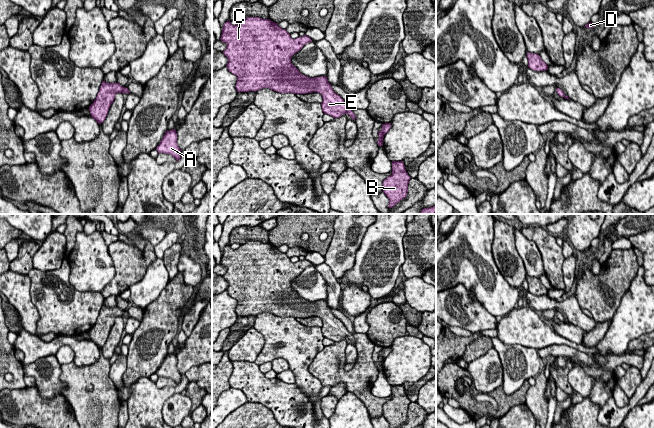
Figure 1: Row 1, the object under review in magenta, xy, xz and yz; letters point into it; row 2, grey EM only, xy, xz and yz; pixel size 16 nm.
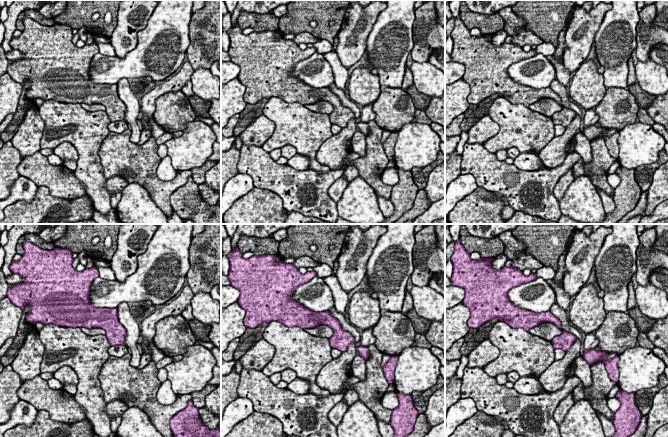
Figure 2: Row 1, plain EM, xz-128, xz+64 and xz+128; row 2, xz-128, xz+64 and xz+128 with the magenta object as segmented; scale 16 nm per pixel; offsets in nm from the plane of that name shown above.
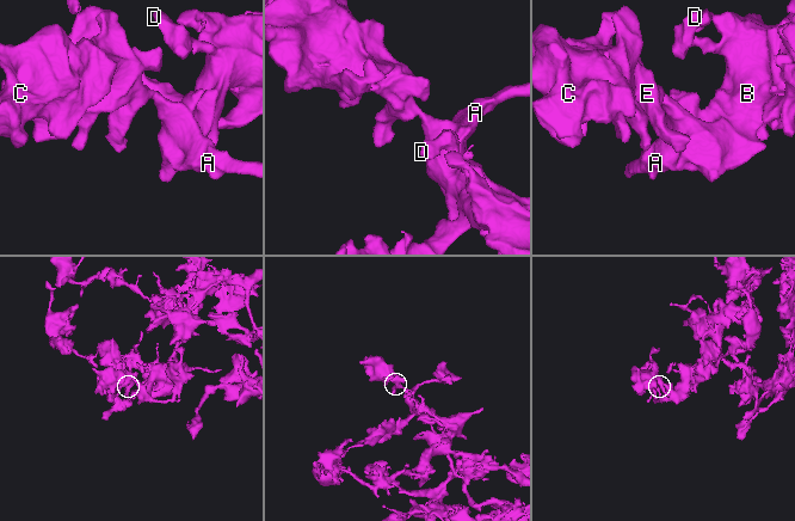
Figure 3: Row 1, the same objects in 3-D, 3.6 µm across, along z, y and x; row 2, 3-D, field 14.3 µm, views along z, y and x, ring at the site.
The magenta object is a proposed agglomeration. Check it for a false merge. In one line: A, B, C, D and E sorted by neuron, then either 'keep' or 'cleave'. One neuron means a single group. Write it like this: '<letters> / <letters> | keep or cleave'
A B C D E | keep

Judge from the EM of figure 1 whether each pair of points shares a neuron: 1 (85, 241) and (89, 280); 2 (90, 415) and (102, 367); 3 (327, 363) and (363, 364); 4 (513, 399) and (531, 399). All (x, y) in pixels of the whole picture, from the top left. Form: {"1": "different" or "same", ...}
{"1": "same", "2": "same", "3": "same", "4": "different"}

